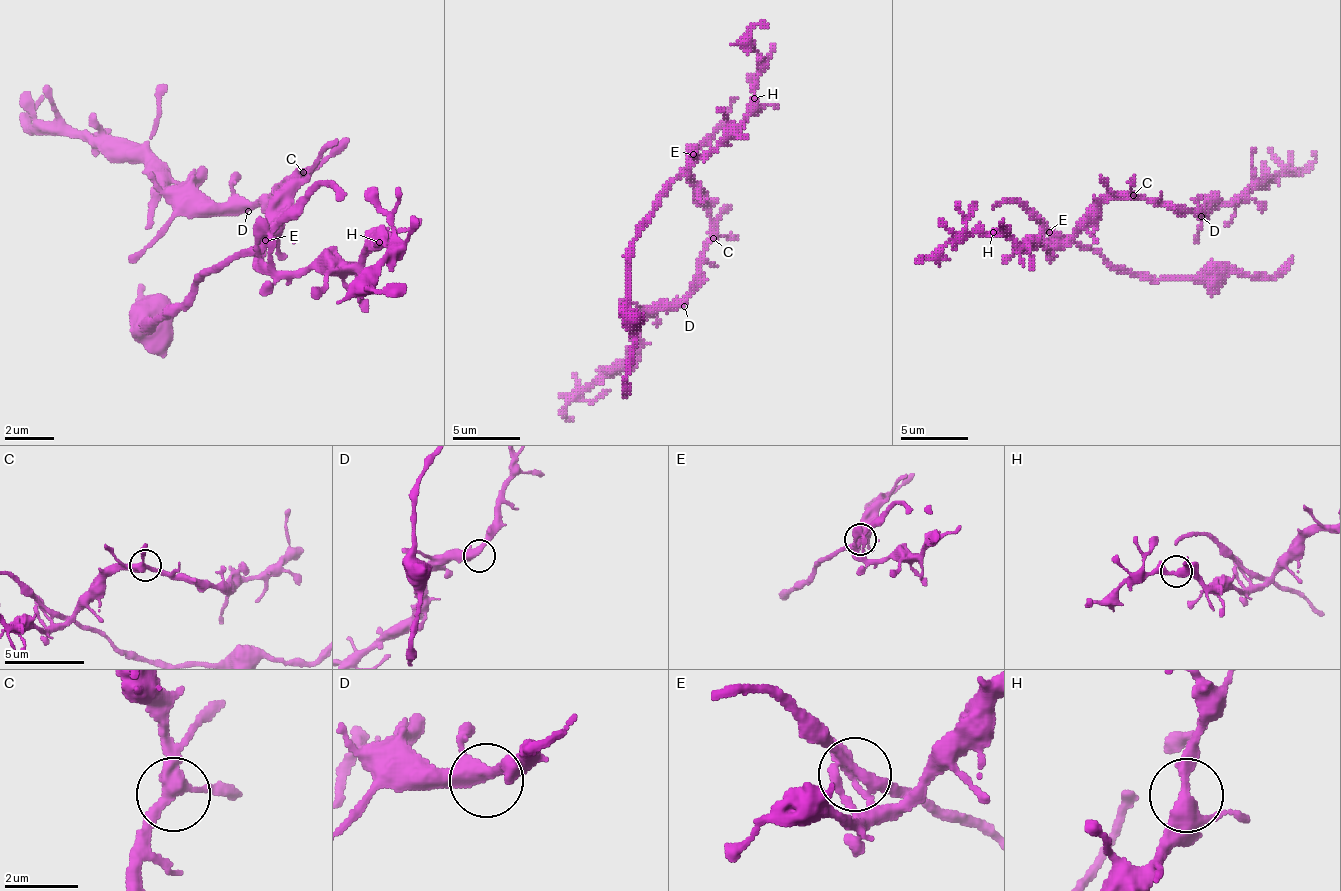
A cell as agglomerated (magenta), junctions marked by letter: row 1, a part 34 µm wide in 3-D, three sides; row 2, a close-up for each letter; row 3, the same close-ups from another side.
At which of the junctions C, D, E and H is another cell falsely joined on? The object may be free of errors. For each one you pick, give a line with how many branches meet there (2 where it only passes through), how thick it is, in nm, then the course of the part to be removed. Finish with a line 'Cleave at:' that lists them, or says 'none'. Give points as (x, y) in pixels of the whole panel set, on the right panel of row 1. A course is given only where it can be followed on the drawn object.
E: 3 | 340 nm | (1050, 232), (1070, 236), (1114, 266), (1151, 279), (1201, 279), (1211, 273), (1269, 276), (1292, 256)
Cleave at: E

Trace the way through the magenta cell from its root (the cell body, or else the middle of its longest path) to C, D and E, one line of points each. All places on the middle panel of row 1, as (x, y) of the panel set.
C: (707, 206), (711, 236), (714, 239)
D: (707, 206), (711, 243), (700, 266), (700, 283), (684, 306)
E: (707, 206), (704, 189), (690, 172), (690, 158), (694, 155)

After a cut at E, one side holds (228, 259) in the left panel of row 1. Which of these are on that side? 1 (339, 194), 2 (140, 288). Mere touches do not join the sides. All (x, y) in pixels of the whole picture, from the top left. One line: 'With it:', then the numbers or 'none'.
With it: 1, 2

